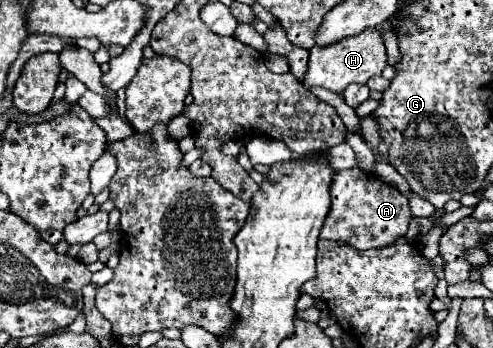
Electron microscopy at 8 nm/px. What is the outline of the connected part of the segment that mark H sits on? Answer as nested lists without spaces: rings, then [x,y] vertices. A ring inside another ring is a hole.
[[[367,28],[353,38],[343,38],[333,42],[331,46],[313,46],[309,52],[309,68],[303,80],[305,88],[323,86],[331,92],[343,92],[351,82],[367,84],[371,76],[381,76],[383,68],[387,66],[387,52],[381,40],[381,32],[375,28]]]

